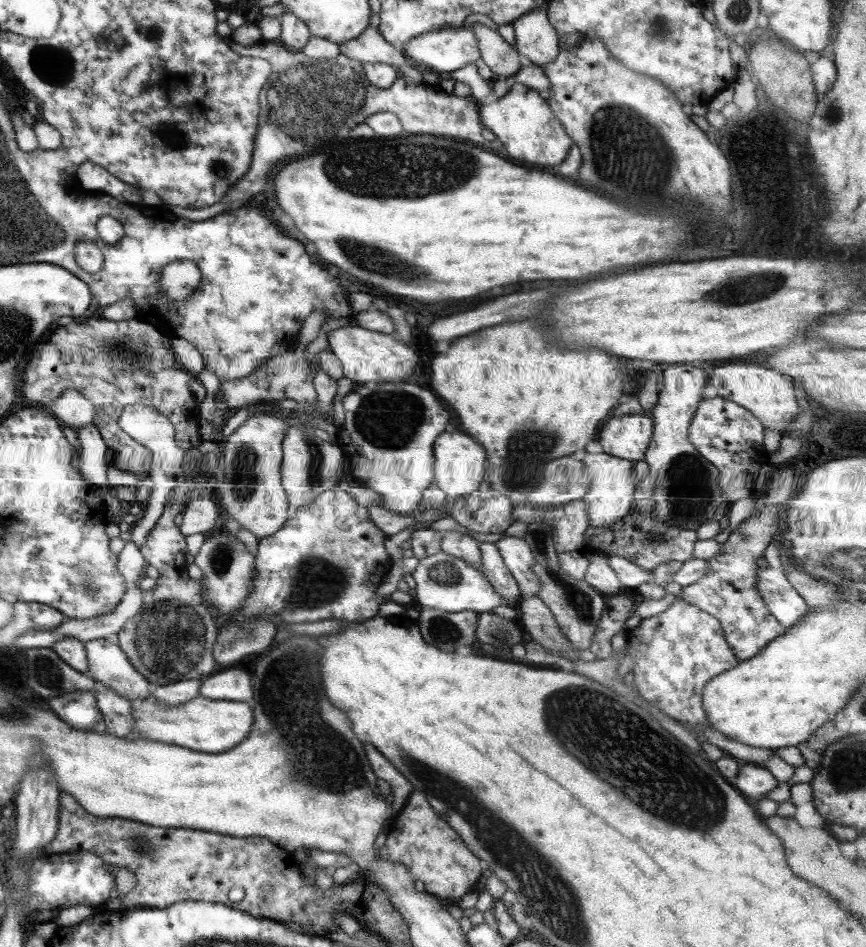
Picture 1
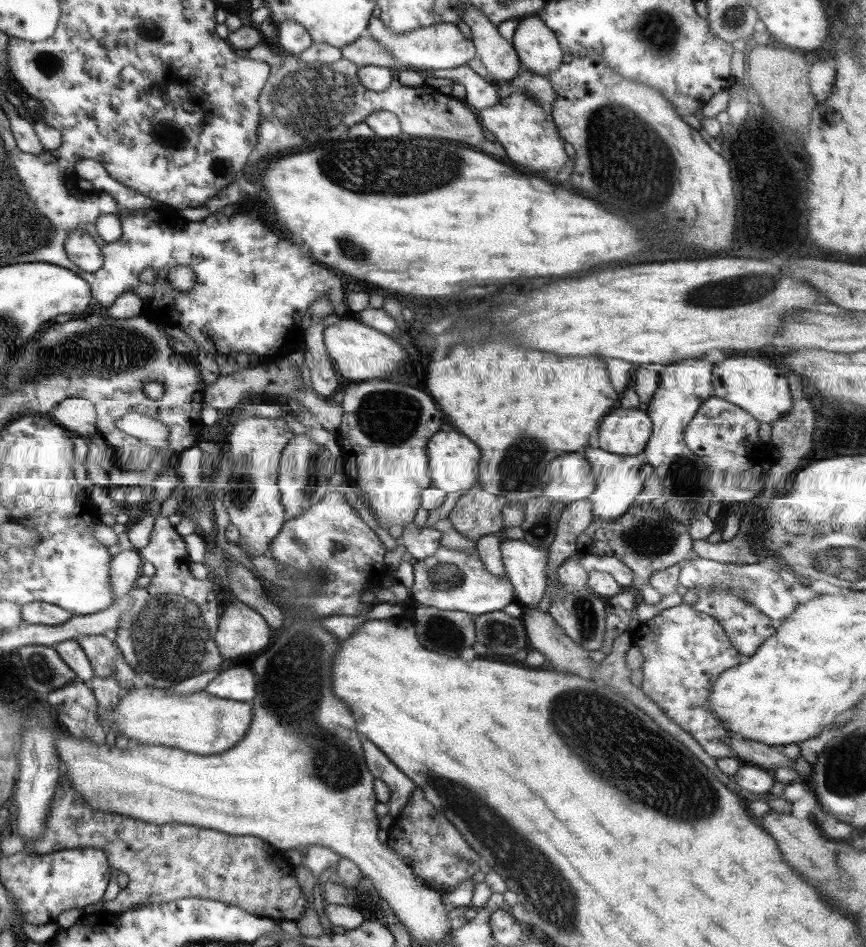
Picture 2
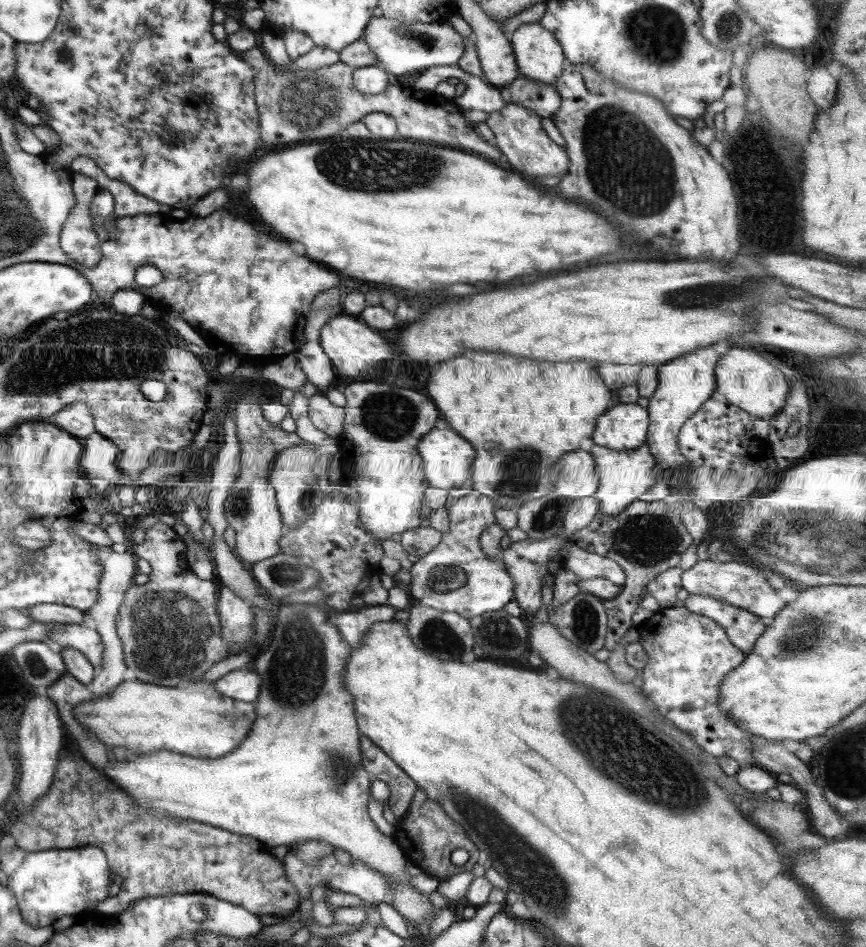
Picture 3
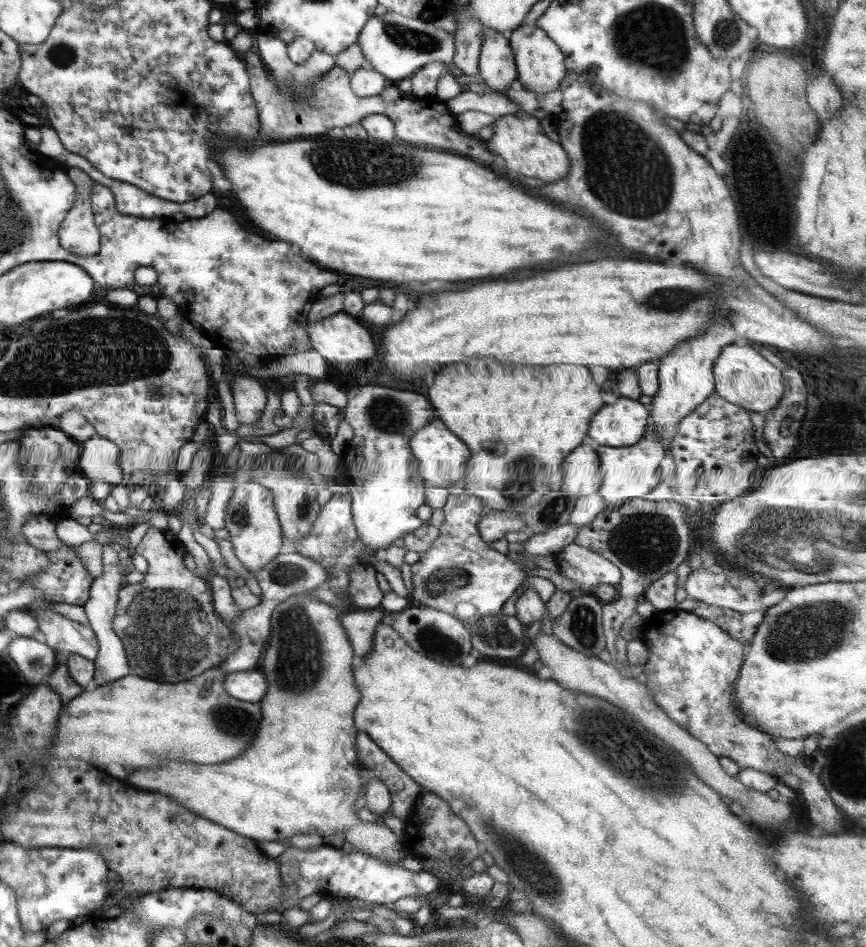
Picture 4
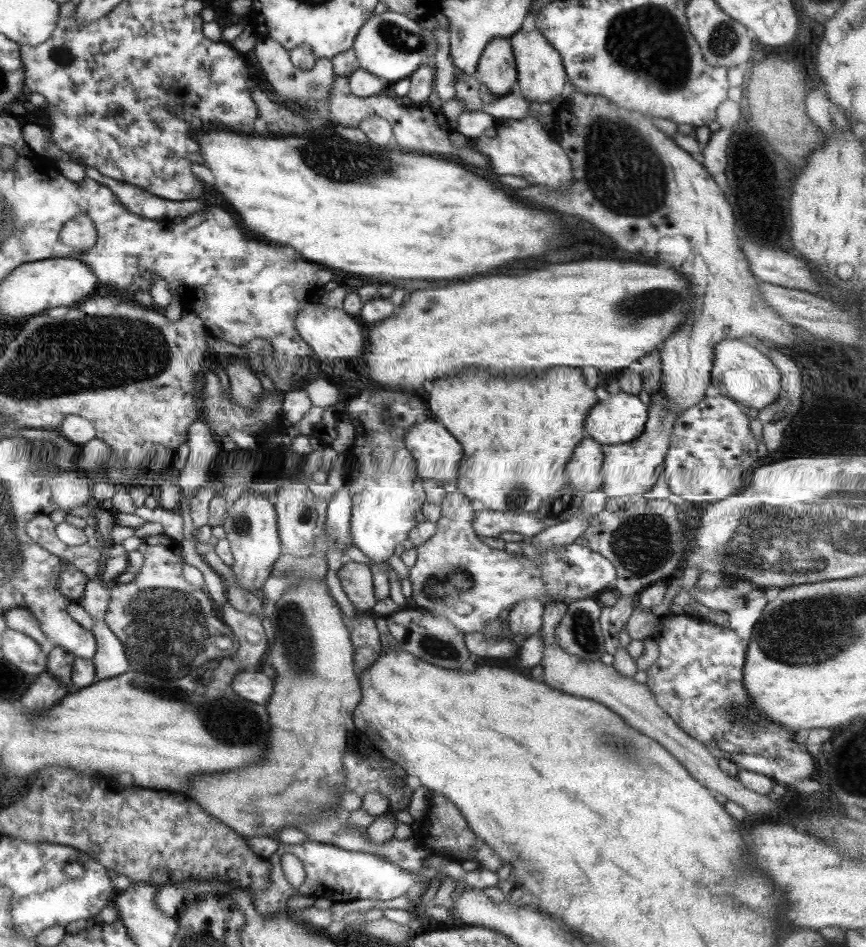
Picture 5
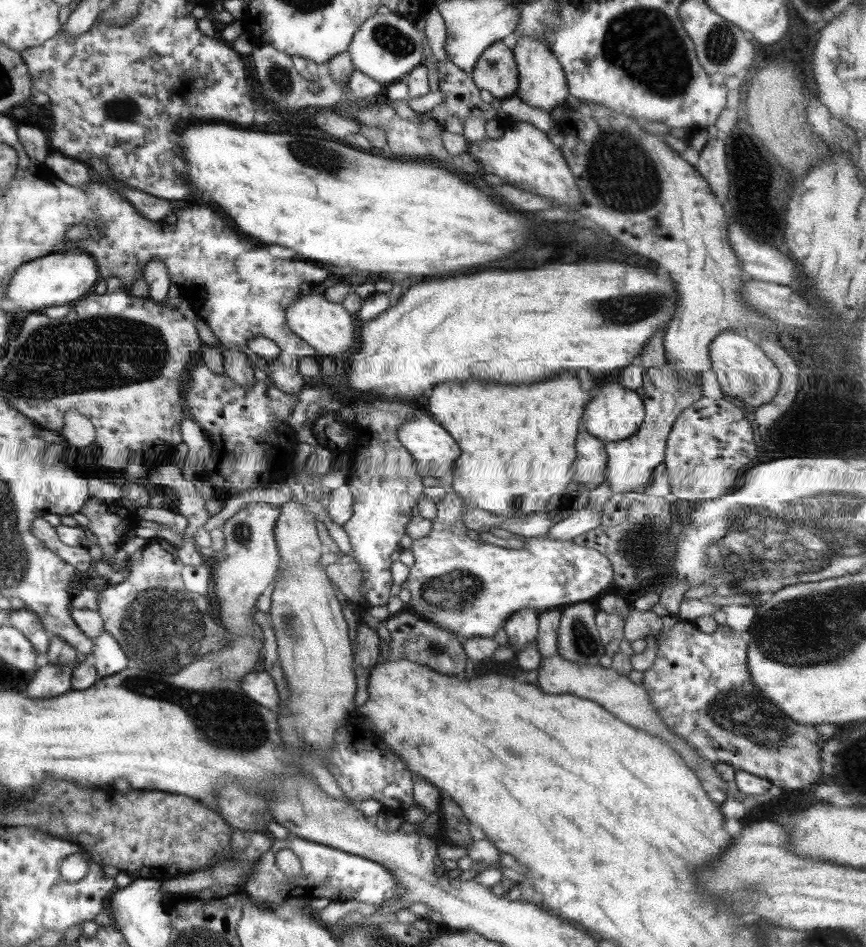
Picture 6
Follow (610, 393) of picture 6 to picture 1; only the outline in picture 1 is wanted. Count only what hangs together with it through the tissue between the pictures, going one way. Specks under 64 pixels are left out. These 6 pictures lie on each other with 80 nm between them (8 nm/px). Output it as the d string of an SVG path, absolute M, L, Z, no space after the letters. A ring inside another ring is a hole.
M613 415L602 423L598 440L606 454L619 459L638 461L644 459L652 435L653 419L648 416Z

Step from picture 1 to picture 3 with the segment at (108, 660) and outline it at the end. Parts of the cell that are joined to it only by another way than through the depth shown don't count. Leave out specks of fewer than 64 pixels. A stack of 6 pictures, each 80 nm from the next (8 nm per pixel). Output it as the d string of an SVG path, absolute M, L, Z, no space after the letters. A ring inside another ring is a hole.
M47 624L49 639L60 648L73 648L88 658L96 672L100 670L103 644L96 630L76 624Z

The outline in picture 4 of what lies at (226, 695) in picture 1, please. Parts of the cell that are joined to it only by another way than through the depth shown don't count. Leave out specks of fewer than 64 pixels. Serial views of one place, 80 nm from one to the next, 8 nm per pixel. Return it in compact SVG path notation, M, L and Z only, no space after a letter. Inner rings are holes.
M256 669L228 673L224 682L224 688L230 696L247 703L260 703L268 687L265 674Z

